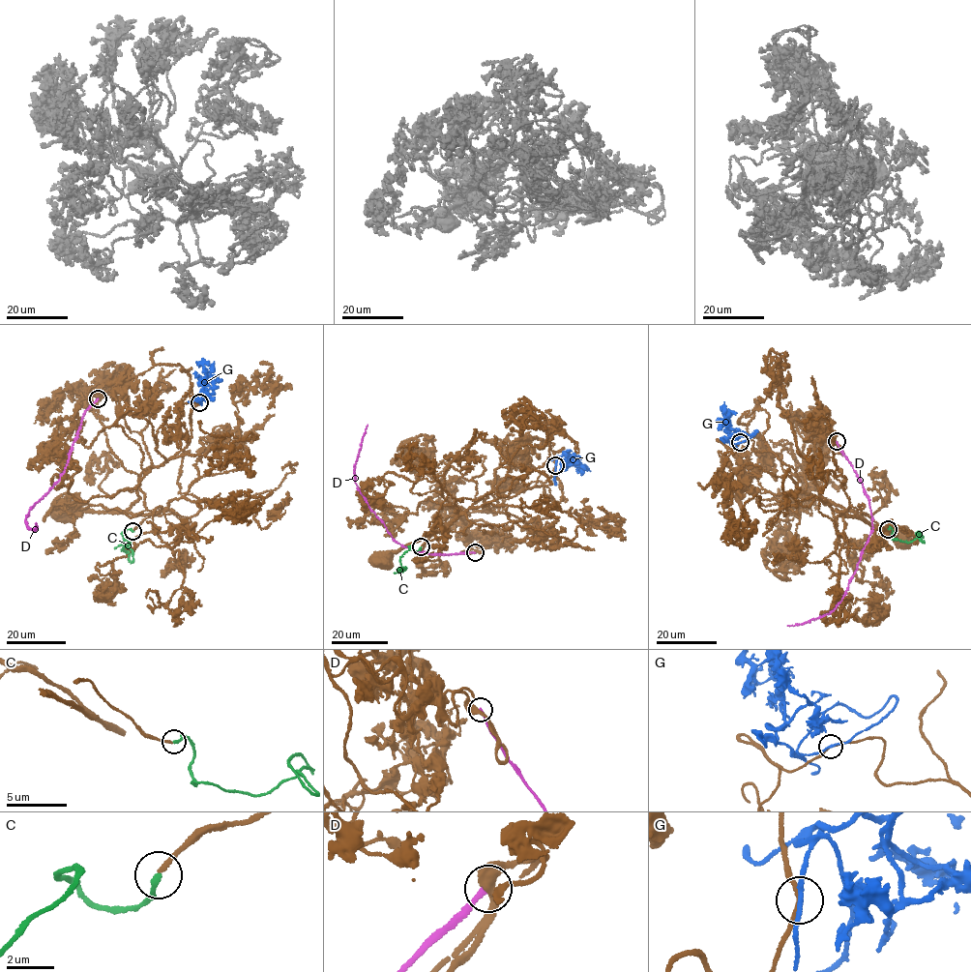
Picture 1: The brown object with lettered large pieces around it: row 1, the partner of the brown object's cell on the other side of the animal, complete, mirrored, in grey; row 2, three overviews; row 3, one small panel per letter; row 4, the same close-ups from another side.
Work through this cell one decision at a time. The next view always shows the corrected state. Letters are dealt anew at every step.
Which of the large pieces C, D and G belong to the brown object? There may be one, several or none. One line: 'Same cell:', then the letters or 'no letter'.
Same cell: C, G

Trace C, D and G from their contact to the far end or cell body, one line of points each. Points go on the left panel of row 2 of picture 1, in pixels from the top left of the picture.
C: (133, 531), (126, 530), (122, 536), (129, 542), (122, 549), (132, 562), (131, 549), (121, 545), (114, 548)
D: (98, 398), (90, 404), (82, 418), (59, 480), (30, 509), (25, 517), (27, 528), (36, 528), (36, 522)
G: (199, 402), (206, 396), (209, 372), (201, 366)

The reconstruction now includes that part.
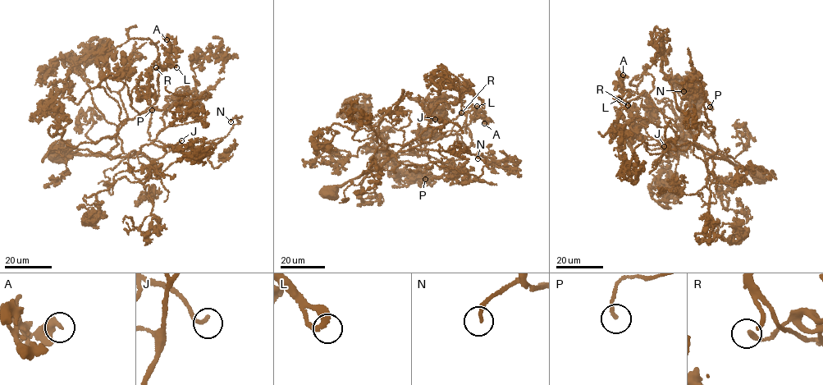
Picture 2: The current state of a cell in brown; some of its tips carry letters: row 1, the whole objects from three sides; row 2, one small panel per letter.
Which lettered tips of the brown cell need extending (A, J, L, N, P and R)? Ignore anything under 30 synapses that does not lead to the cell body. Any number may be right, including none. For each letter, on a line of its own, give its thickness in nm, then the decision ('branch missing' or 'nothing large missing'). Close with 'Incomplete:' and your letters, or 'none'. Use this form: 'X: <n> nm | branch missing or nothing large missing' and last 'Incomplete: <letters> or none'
A: 360 nm | nothing large missing
J: 200 nm | branch missing
L: 320 nm | nothing large missing
N: 170 nm | branch missing
P: 160 nm | branch missing
R: 190 nm | nothing large missing
Incomplete: J, N, P

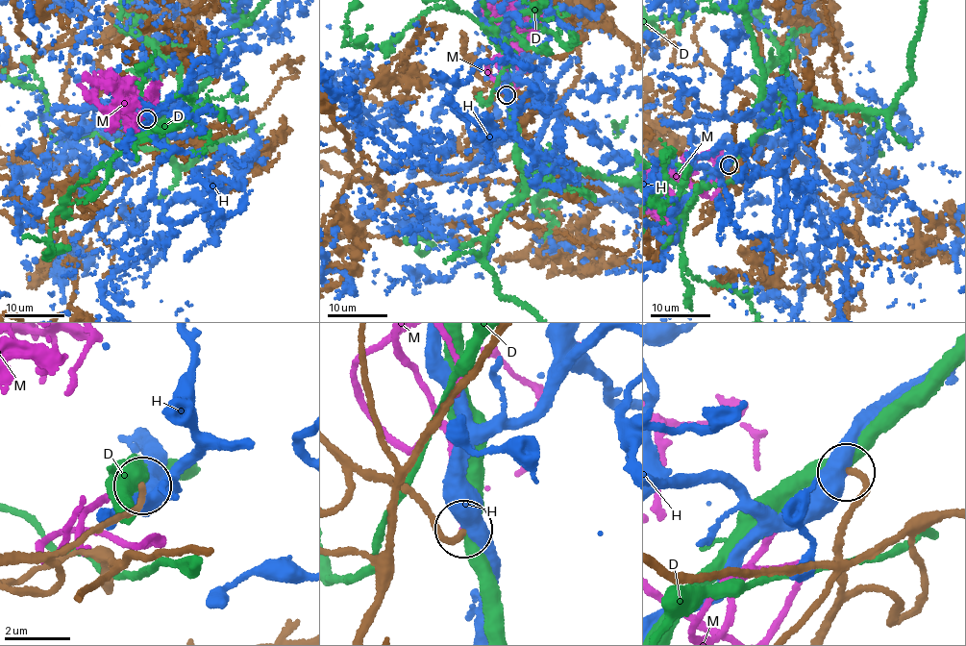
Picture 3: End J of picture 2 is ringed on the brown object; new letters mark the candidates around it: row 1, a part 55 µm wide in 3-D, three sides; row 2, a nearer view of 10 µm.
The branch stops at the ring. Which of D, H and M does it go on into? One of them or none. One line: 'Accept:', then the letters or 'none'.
Accept: M

